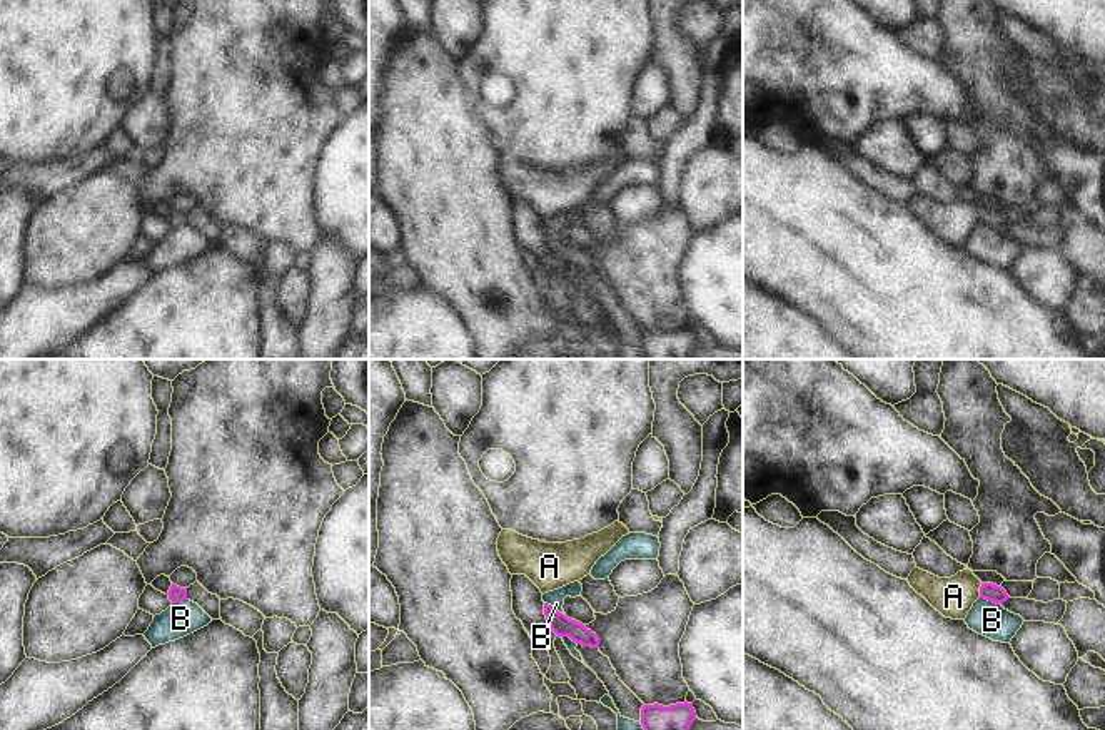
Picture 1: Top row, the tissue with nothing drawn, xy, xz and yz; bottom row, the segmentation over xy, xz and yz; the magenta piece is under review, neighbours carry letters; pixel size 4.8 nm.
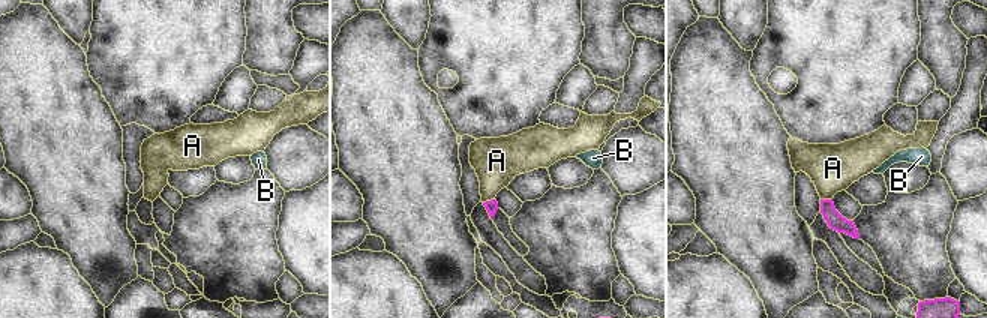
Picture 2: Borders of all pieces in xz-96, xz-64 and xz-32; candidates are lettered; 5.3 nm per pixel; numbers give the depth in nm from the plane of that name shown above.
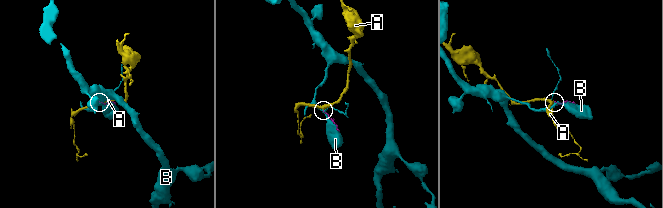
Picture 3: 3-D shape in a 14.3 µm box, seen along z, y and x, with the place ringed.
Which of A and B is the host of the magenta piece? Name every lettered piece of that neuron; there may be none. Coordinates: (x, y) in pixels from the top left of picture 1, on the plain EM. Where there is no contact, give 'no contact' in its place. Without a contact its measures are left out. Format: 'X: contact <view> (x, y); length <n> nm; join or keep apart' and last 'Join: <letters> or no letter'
A: contact yz (980, 216); length 70 nm; join
B: contact xz (553, 234); length 120 nm; keep apart
Join: A

